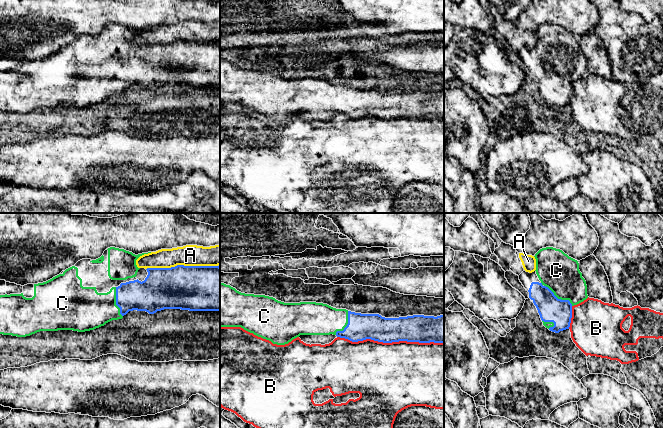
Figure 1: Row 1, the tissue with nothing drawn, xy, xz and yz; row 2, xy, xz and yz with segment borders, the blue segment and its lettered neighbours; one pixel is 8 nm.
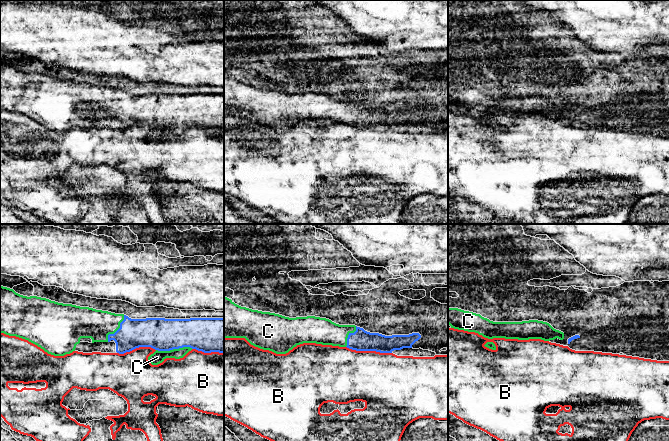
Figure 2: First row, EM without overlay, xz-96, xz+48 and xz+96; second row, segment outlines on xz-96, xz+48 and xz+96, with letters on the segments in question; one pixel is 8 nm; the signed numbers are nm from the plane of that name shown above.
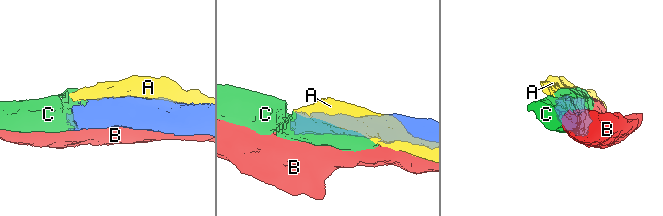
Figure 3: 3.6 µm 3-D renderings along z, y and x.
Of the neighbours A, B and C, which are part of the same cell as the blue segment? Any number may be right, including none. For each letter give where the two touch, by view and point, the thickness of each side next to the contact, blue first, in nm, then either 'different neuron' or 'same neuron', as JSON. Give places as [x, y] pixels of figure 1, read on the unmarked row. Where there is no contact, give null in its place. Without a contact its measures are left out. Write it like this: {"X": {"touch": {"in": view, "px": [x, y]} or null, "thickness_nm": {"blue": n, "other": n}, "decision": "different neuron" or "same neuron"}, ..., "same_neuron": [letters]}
{"A": {"touch": {"in": "xy", "px": [181, 41]}, "thickness_nm": {"blue": 360, "other": 180}, "decision": "different neuron"}, "B": {"touch": {"in": "xz", "px": [390, 118]}, "thickness_nm": {"blue": 220, "other": 500}, "decision": "different neuron"}, "C": {"touch": {"in": "yz", "px": [559, 75]}, "thickness_nm": {"blue": 200, "other": 300}, "decision": "same neuron"}, "same_neuron": ["C"]}

